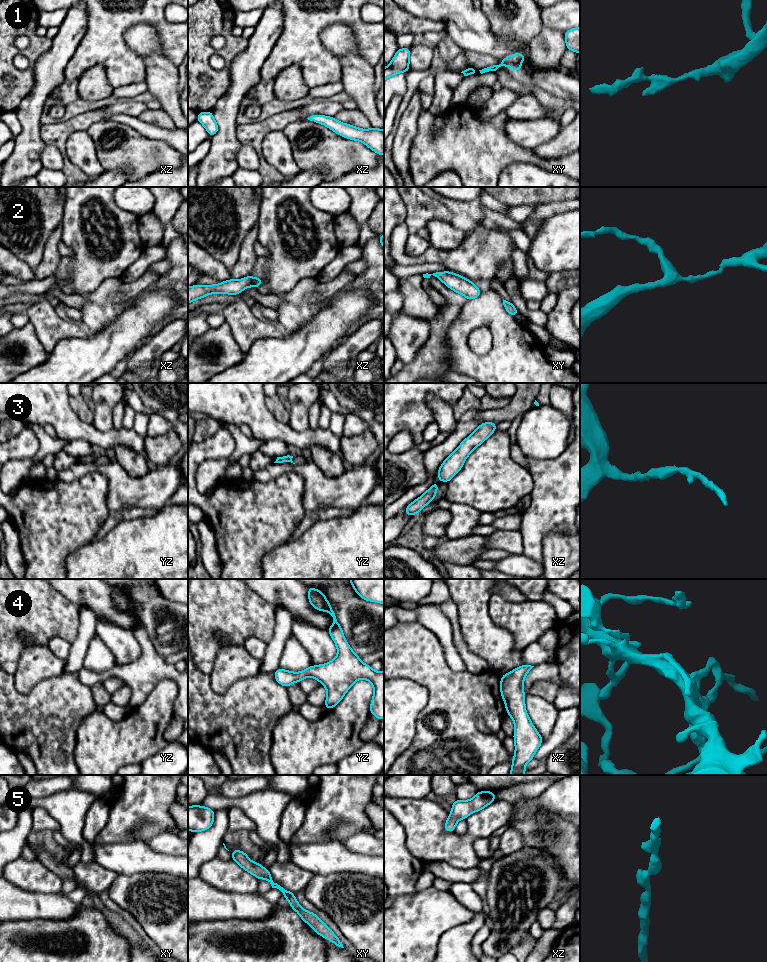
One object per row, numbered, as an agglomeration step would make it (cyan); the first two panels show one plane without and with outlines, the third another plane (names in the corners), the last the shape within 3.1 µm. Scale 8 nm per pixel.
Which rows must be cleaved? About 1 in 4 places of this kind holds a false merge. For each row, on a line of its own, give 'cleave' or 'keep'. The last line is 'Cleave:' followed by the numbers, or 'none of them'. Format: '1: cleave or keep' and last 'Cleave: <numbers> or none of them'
1: keep
2: keep
3: keep
4: keep
5: keep
Cleave: none of them

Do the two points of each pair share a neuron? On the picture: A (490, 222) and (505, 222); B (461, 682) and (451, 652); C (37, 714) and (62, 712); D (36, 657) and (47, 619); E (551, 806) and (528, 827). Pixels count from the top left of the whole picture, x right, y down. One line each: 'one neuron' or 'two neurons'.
A: one neuron
B: two neurons
C: one neuron
D: two neurons
E: two neurons

